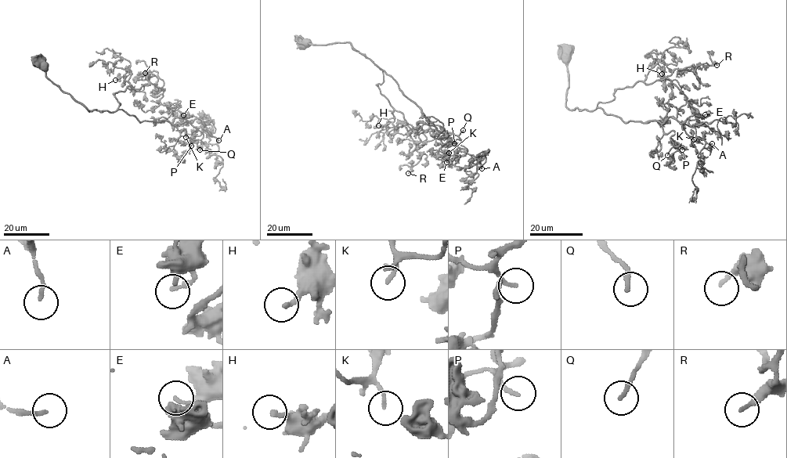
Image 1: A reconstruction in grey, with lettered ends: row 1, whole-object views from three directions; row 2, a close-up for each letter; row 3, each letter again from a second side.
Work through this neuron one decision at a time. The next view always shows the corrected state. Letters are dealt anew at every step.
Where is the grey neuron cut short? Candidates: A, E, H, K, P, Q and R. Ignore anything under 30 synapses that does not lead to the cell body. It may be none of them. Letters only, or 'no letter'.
A, P, Q

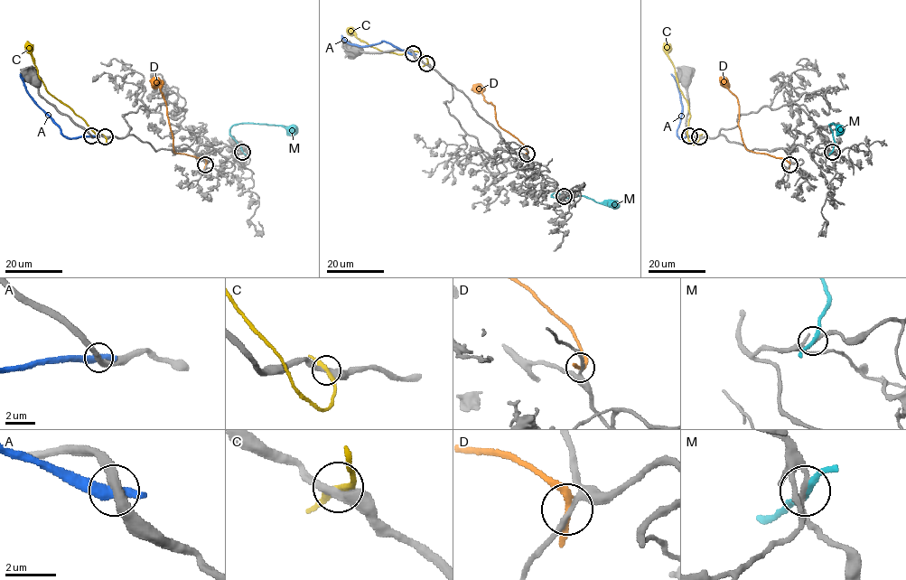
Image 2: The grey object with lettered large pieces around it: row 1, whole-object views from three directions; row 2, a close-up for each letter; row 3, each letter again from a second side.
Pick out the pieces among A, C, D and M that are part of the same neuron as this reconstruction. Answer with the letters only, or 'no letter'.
no letter

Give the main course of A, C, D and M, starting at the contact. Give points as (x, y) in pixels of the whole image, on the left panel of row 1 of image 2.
A: (91, 136), (65, 136), (27, 92), (20, 74)
C: (105, 136), (105, 144), (81, 117), (47, 91), (37, 73), (27, 41)
D: (206, 164), (202, 158), (173, 151), (167, 107), (154, 77)
M: (242, 152), (230, 135), (233, 126), (266, 123), (287, 126), (297, 133)

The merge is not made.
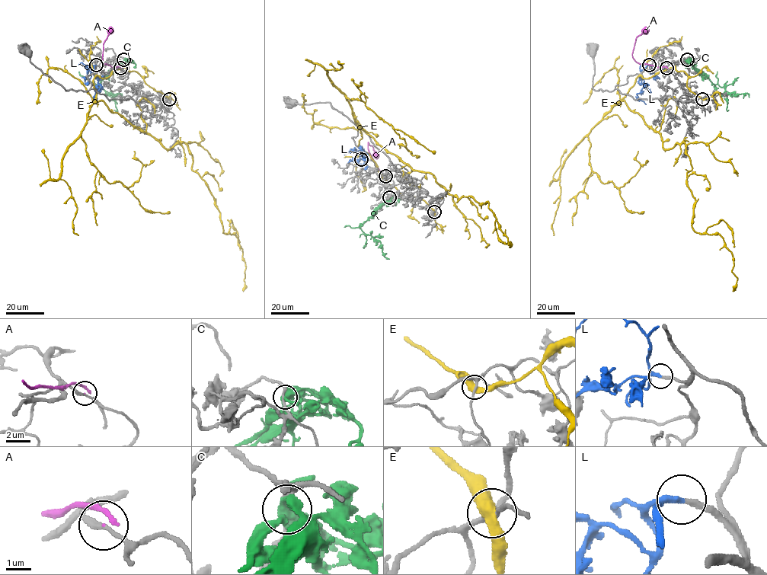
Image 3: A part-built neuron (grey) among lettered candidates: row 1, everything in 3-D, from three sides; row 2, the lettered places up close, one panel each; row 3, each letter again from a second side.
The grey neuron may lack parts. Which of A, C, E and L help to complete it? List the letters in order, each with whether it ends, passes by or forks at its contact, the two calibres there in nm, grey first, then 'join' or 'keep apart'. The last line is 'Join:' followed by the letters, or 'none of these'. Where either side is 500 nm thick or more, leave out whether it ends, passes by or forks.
A: it ends; calibres 220 and 170 nm; keep apart
C: it forks; calibres 200 and 400 nm; keep apart
E: it passes by; calibres 170 and 480 nm; keep apart
L: it passes by; calibres 200 and 200 nm; join
Join: L

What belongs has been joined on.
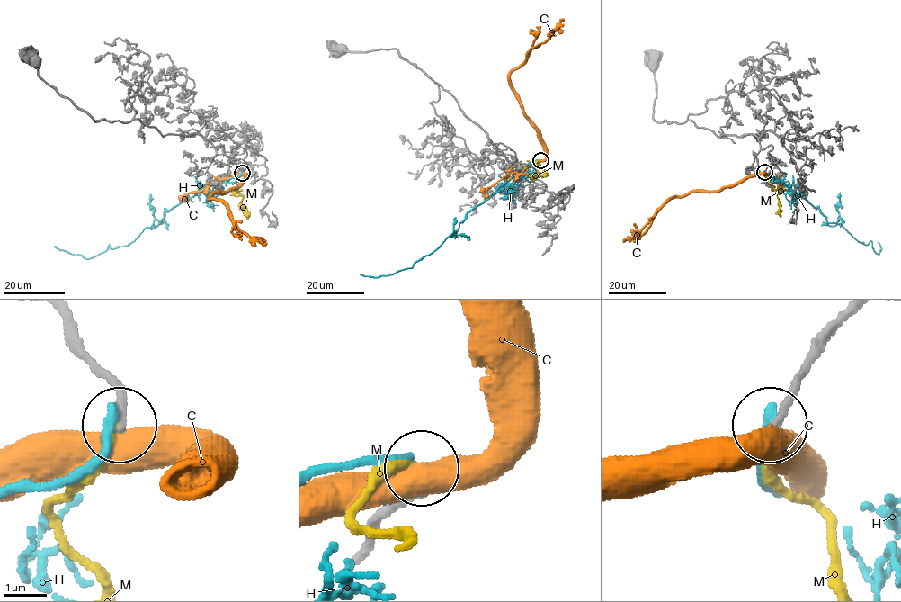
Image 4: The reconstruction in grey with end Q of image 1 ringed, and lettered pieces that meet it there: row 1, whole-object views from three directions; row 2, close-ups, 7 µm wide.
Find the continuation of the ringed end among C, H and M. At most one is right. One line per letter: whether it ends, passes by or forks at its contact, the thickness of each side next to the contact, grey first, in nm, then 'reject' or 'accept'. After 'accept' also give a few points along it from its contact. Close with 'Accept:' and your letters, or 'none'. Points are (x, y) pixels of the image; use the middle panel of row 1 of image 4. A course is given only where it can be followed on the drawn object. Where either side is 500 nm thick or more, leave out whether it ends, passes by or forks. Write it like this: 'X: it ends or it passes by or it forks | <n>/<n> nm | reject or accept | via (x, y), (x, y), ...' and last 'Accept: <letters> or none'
C: 190/550 nm | reject
H: it ends | 200/220 nm | reject
M: it ends | 190/180 nm | accept | via (539, 160), (536, 163), (539, 166), (536, 170), (546, 176)
Accept: M

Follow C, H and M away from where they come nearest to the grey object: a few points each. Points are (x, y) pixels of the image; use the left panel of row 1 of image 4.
C: (242, 173), (247, 175), (236, 187), (215, 193), (210, 199), (218, 199), (226, 206), (241, 230), (266, 242)
H: (242, 172), (165, 210), (157, 226), (147, 227), (129, 244), (113, 248), (109, 245), (88, 258), (54, 247)
M: (242, 173), (237, 179), (241, 184), (237, 191), (242, 197), (242, 205), (246, 210), (247, 220)

